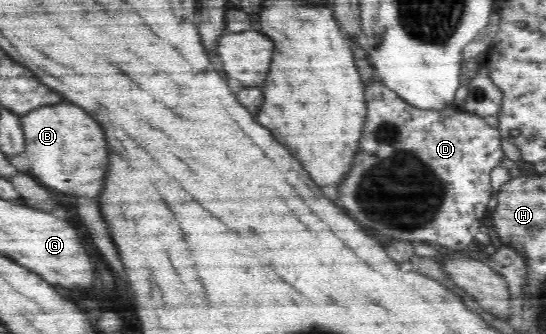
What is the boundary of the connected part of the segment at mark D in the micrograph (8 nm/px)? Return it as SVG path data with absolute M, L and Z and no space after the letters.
M376 79L370 86L364 87L365 101L365 125L361 128L360 140L357 141L358 155L354 159L354 167L350 171L350 175L346 177L346 181L340 185L340 201L342 205L350 211L348 215L352 215L358 223L364 223L366 229L372 229L380 235L386 235L396 242L407 241L413 244L419 242L436 243L442 247L448 247L452 251L467 251L472 247L479 245L481 241L480 226L485 224L488 217L486 213L486 205L492 199L492 185L490 184L490 171L496 166L500 166L504 159L504 151L502 150L502 137L497 128L491 127L478 115L474 115L468 111L460 110L456 105L451 104L444 107L442 111L436 111L430 108L418 108L414 104L410 104L407 100L402 99L395 91Z

